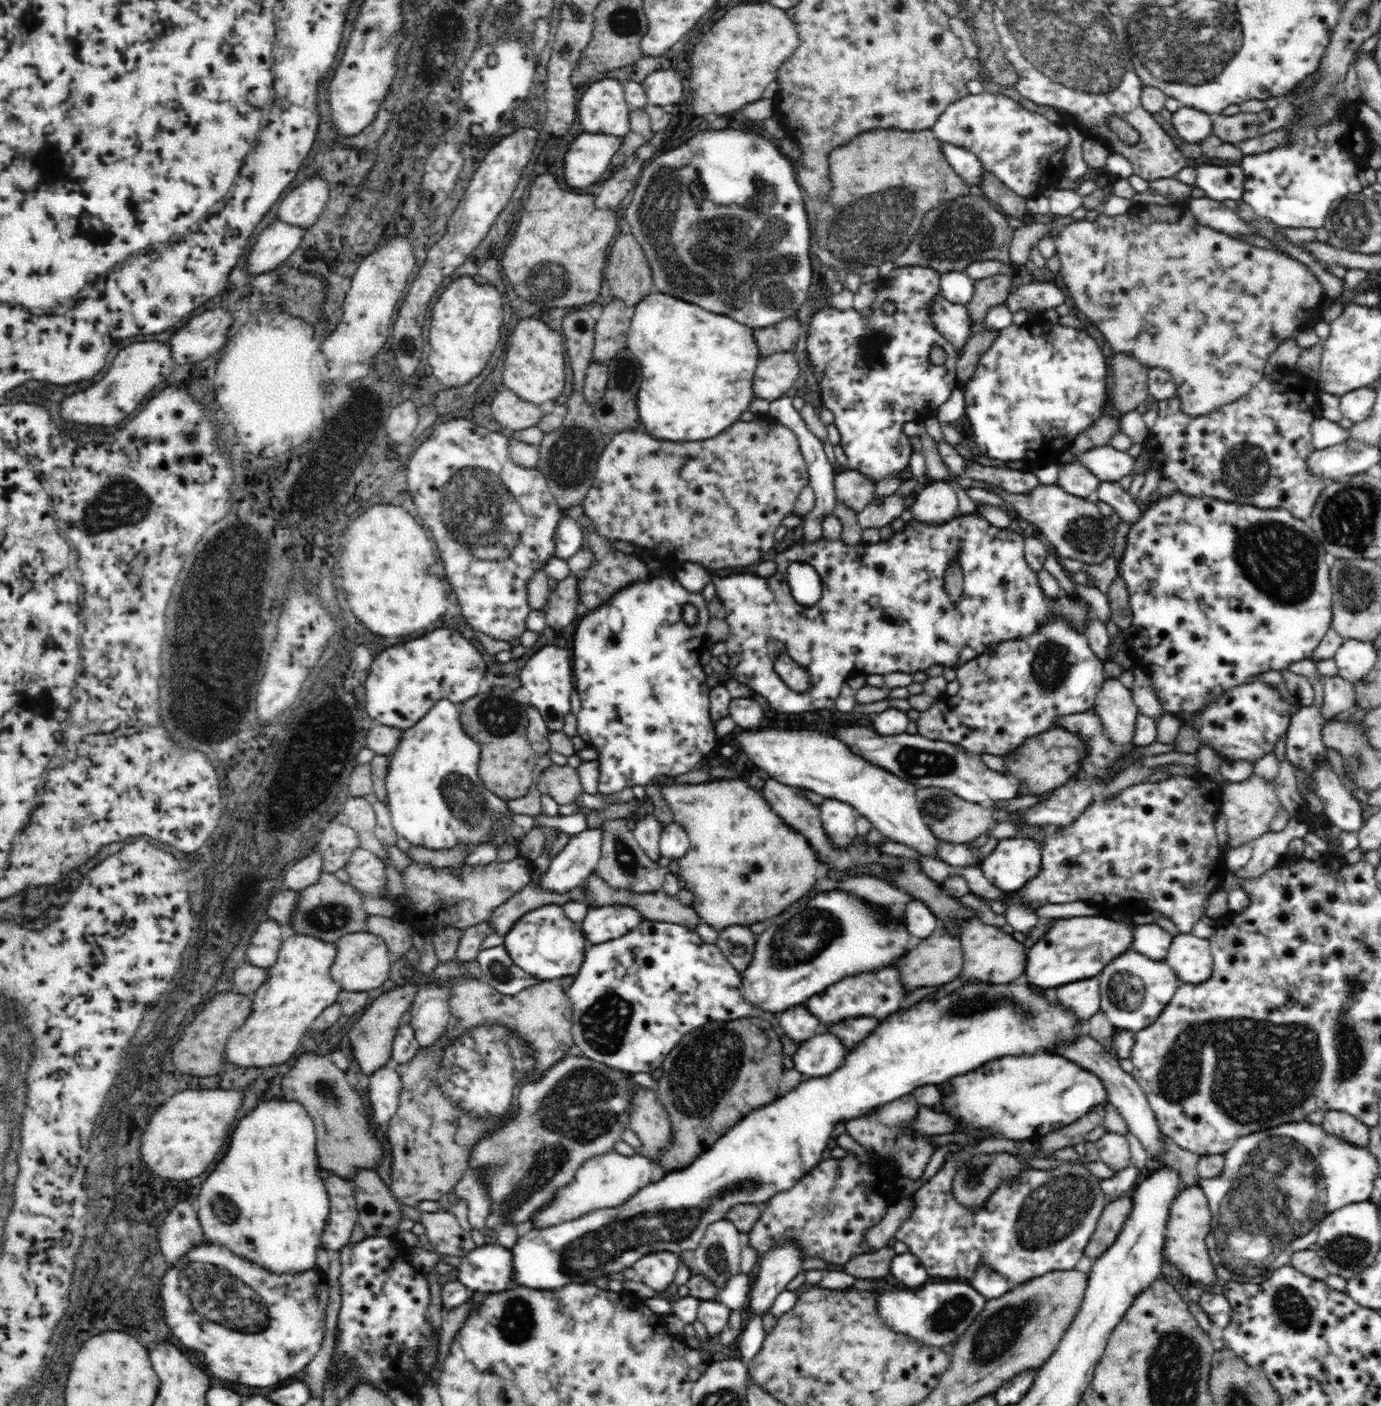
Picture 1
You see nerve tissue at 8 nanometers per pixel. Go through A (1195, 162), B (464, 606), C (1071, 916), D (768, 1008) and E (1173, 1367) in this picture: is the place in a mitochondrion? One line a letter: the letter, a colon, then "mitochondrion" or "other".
A: other
B: other
C: other
D: other
E: mitochondrion

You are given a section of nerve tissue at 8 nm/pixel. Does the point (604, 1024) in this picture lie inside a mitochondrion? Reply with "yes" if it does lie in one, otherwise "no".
yes

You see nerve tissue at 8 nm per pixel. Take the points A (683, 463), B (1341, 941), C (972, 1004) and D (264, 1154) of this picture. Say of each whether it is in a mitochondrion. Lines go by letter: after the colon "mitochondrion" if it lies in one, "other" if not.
A: mitochondrion
B: other
C: mitochondrion
D: other

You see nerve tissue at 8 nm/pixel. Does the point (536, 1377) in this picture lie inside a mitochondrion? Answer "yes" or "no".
no

